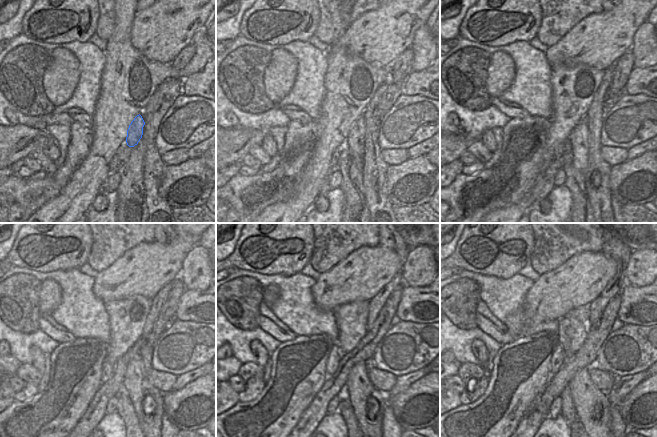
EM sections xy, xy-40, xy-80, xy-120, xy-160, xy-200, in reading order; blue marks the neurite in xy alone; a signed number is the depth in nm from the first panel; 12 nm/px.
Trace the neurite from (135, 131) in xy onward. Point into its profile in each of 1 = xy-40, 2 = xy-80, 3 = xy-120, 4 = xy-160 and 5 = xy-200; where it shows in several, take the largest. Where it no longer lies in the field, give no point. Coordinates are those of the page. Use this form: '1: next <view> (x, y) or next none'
1: next xy-40 (355, 141)
2: next xy-80 (579, 138)
3: next xy-120 (133, 382)
4: next xy-160 (357, 384)
5: next xy-200 (581, 385)

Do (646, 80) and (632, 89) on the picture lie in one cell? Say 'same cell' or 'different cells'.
same cell

